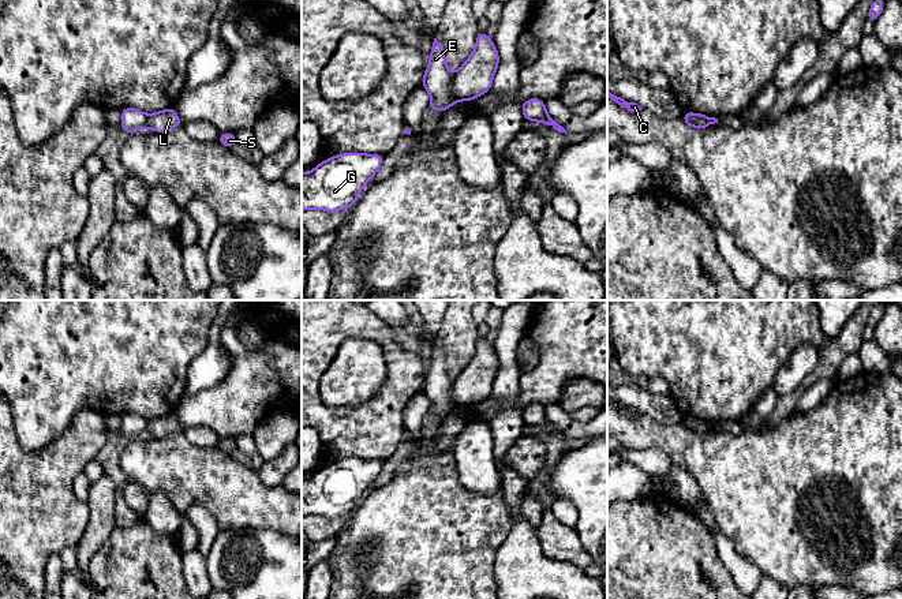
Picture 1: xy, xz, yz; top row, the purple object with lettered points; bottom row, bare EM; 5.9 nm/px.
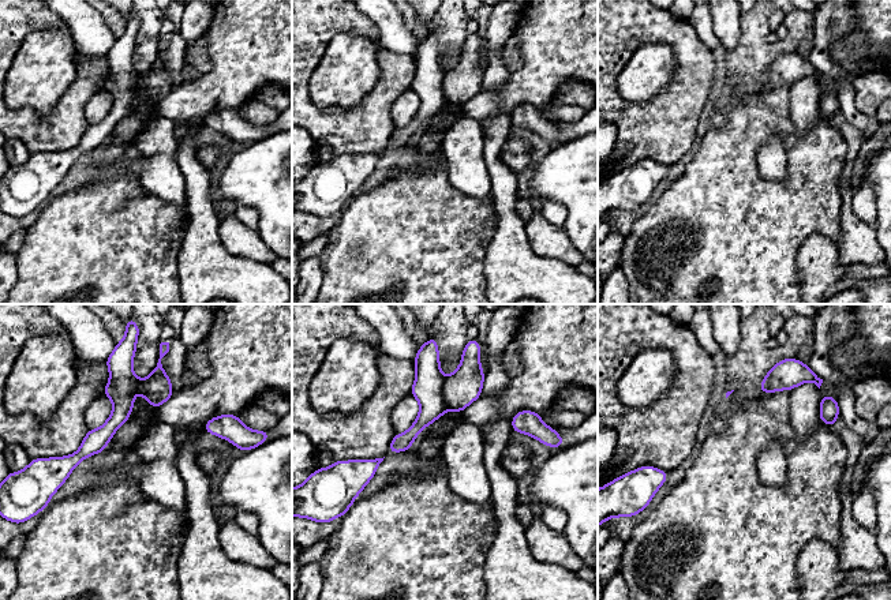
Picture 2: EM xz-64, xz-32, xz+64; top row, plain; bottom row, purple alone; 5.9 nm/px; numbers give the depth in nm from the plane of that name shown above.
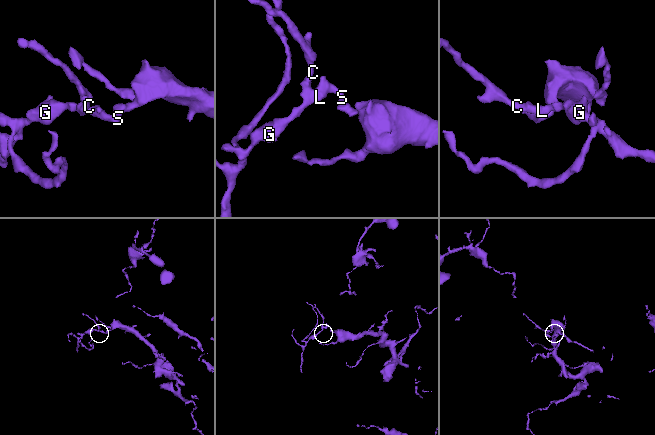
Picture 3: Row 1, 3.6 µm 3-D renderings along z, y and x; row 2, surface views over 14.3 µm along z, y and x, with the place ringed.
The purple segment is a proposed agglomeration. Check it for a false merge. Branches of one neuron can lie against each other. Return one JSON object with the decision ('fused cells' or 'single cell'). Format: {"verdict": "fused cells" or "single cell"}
{"verdict": "fused cells"}

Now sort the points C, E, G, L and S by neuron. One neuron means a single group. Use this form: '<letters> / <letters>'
C E G / L S

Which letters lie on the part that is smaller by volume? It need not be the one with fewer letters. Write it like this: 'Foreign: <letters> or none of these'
Foreign: C, E, G

